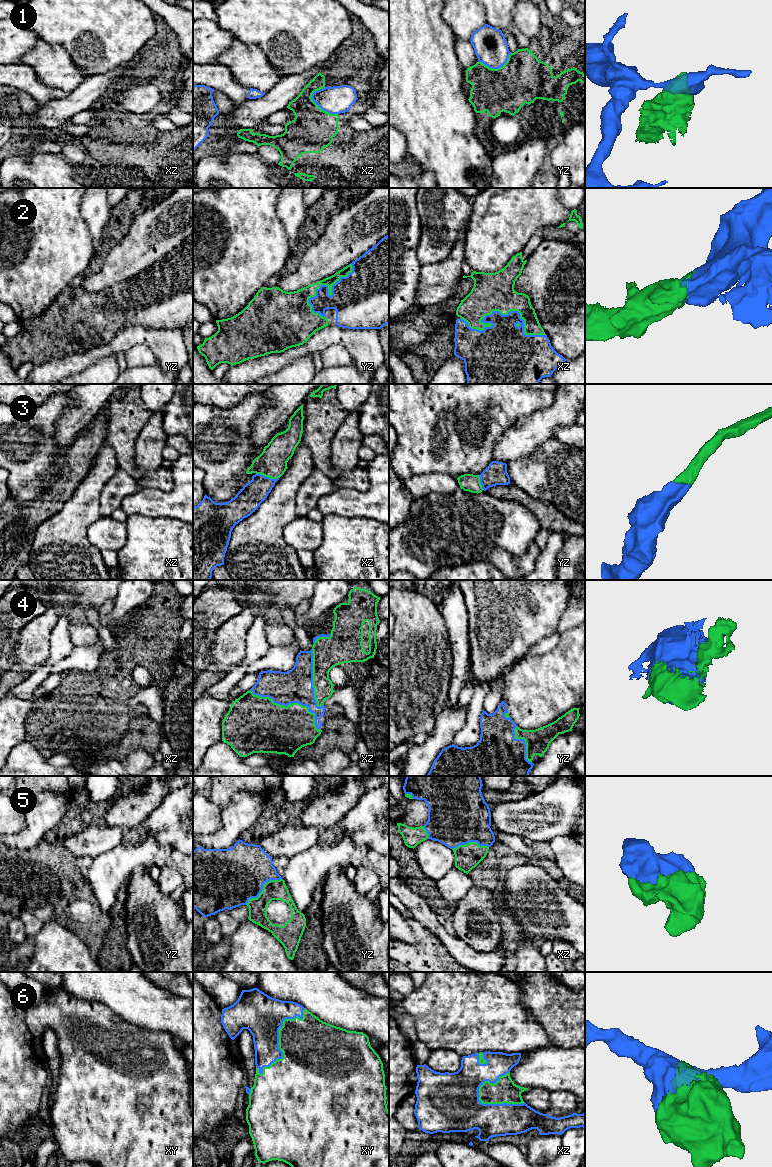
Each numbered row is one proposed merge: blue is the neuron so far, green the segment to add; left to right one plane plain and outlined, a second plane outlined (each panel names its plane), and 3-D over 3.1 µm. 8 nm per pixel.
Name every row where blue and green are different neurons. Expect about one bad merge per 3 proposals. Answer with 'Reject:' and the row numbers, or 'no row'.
Reject: 1

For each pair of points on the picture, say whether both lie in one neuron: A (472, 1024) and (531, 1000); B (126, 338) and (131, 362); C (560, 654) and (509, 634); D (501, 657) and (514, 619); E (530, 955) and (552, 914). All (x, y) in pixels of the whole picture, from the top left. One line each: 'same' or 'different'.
A: different
B: different
C: different
D: same
E: different

